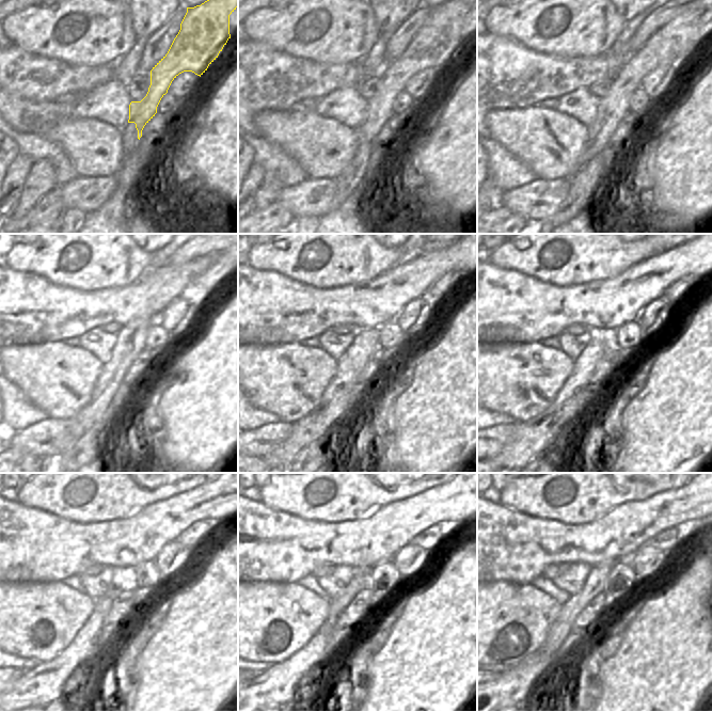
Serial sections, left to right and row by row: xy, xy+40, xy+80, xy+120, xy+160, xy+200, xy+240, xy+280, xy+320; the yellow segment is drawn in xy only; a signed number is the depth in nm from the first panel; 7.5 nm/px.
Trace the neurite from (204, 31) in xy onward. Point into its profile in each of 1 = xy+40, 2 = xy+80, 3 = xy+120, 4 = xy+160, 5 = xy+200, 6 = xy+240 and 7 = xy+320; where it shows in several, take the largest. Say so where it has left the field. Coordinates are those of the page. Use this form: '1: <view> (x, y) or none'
1: xy+40 (436, 44)
2: xy+80 (675, 42)
3: xy+120 (131, 341)
4: xy+160 (337, 399)
5: xy+200 (535, 436)
6: xy+240 (37, 687)
7: xy+320 (513, 687)

